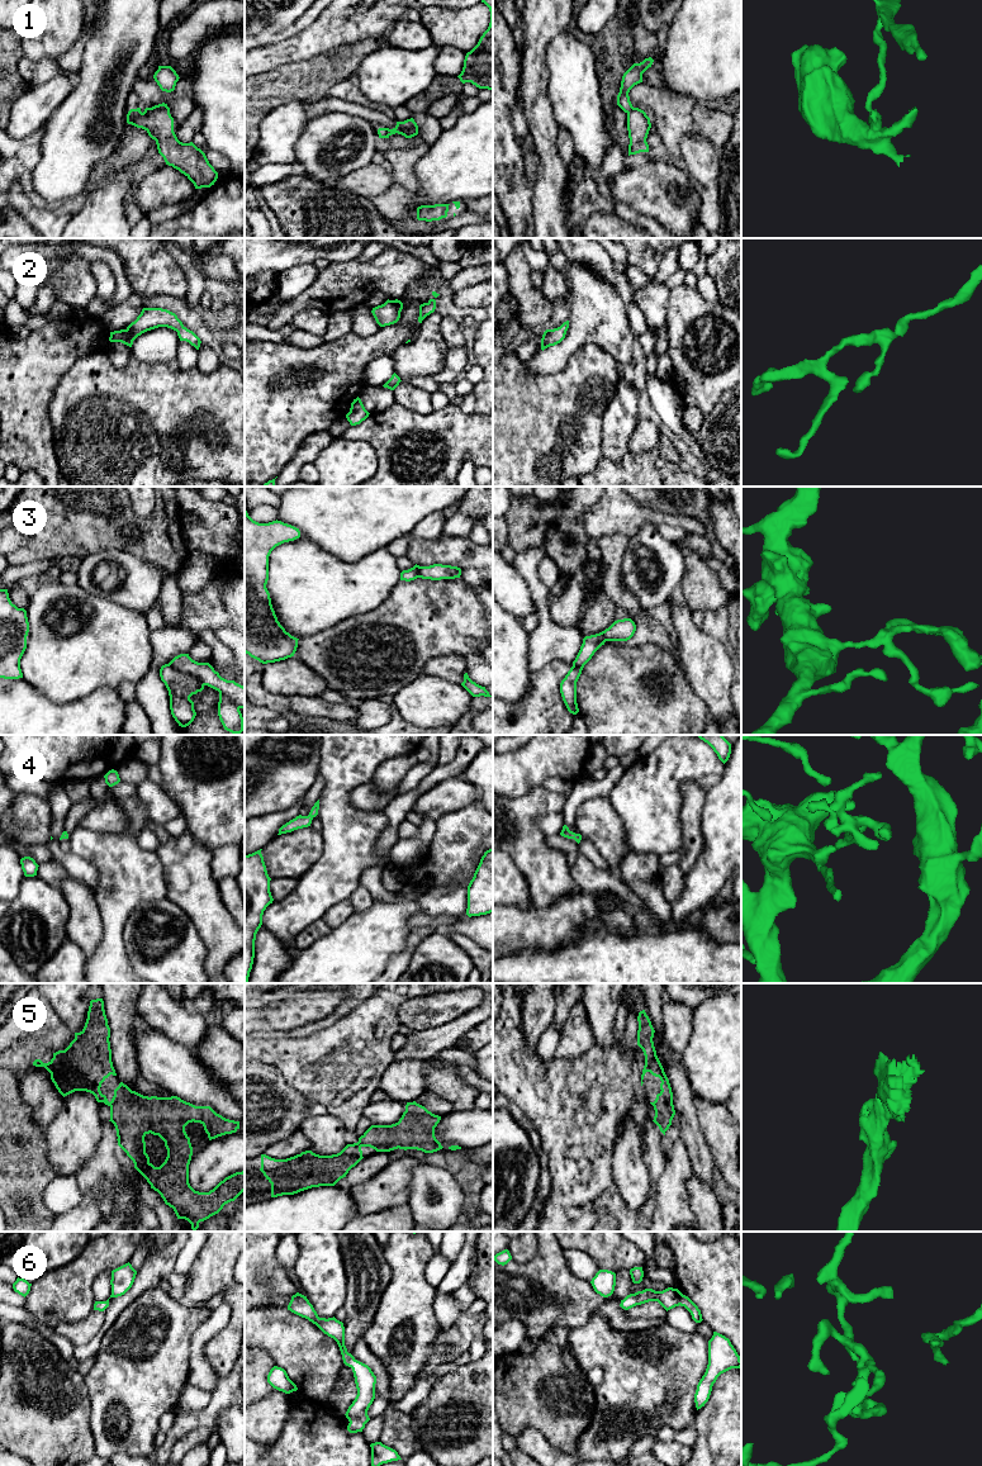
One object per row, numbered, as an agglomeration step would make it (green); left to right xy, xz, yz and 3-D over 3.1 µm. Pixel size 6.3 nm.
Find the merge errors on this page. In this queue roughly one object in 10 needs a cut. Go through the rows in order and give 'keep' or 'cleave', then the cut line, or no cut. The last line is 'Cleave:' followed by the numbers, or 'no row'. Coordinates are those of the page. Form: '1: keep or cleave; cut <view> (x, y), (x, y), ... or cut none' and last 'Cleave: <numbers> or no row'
1: cleave; cut xz (417, 126), (395, 128)
2: keep; cut none
3: cleave; cut xy (169, 663), (179, 670), (198, 677), (205, 684)
4: keep; cut none
5: keep; cut none
6: keep; cut none
Cleave: 1, 3

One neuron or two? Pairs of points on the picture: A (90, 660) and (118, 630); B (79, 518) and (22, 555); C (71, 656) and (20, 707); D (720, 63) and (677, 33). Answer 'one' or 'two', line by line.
A: one
B: one
C: two
D: one

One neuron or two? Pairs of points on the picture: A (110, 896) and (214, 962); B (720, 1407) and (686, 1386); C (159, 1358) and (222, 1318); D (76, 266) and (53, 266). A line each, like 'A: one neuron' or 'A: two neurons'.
A: two neurons
B: two neurons
C: two neurons
D: two neurons

